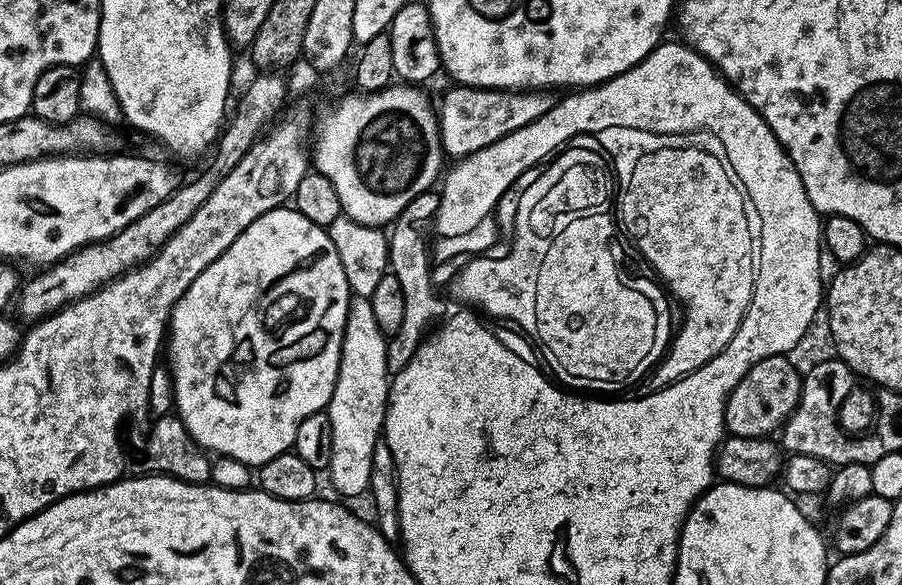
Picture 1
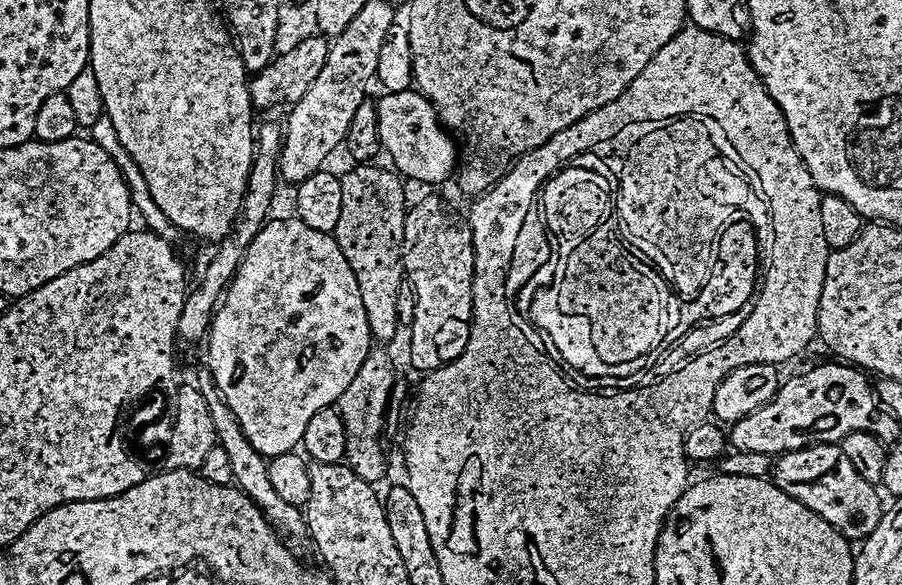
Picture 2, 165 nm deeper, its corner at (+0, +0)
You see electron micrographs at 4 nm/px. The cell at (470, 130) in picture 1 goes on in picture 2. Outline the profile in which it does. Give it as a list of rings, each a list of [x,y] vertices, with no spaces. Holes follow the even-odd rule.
[[[412,88],[384,92],[381,97],[375,101],[376,125],[380,147],[392,159],[391,167],[401,177],[417,180],[420,184],[440,184],[451,176],[453,179],[458,168],[456,144],[452,141],[453,133],[440,123],[436,107],[419,90]]]

